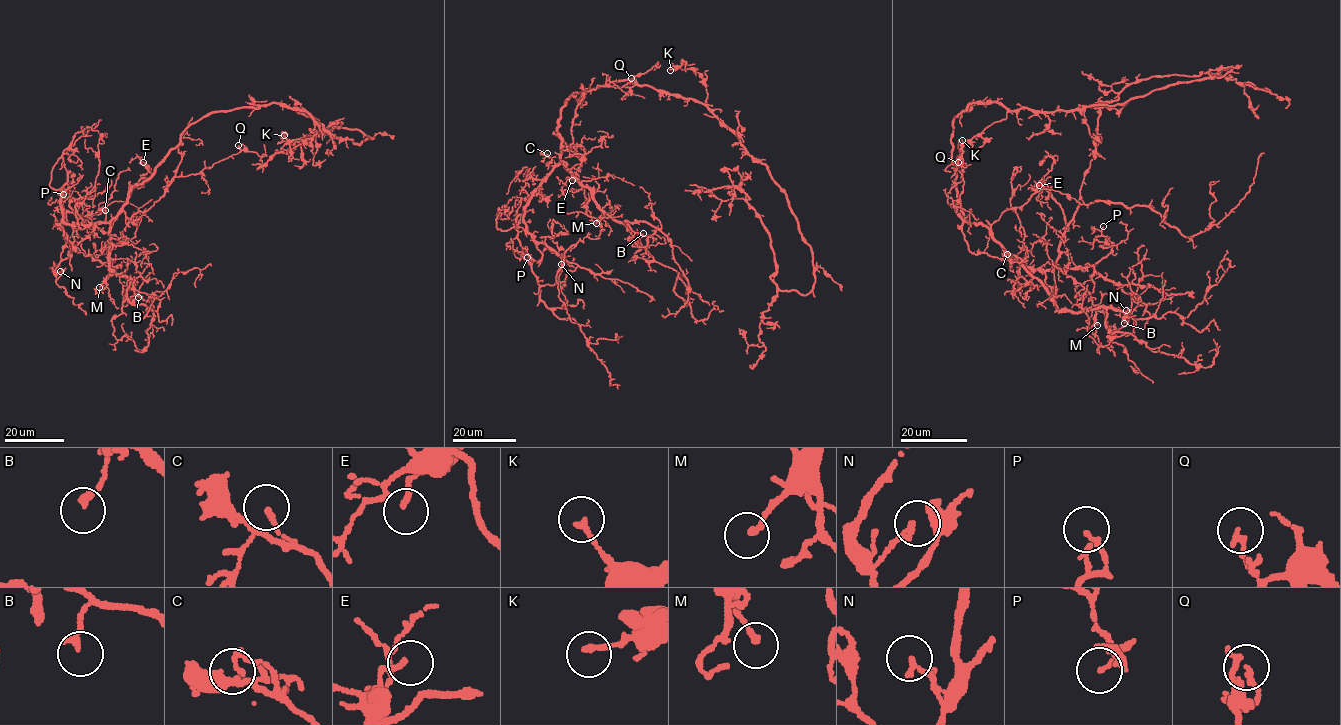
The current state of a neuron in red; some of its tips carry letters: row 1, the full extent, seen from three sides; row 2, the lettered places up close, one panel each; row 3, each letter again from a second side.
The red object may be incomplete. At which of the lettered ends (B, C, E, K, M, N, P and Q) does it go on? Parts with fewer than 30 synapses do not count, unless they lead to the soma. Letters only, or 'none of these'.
none of these

